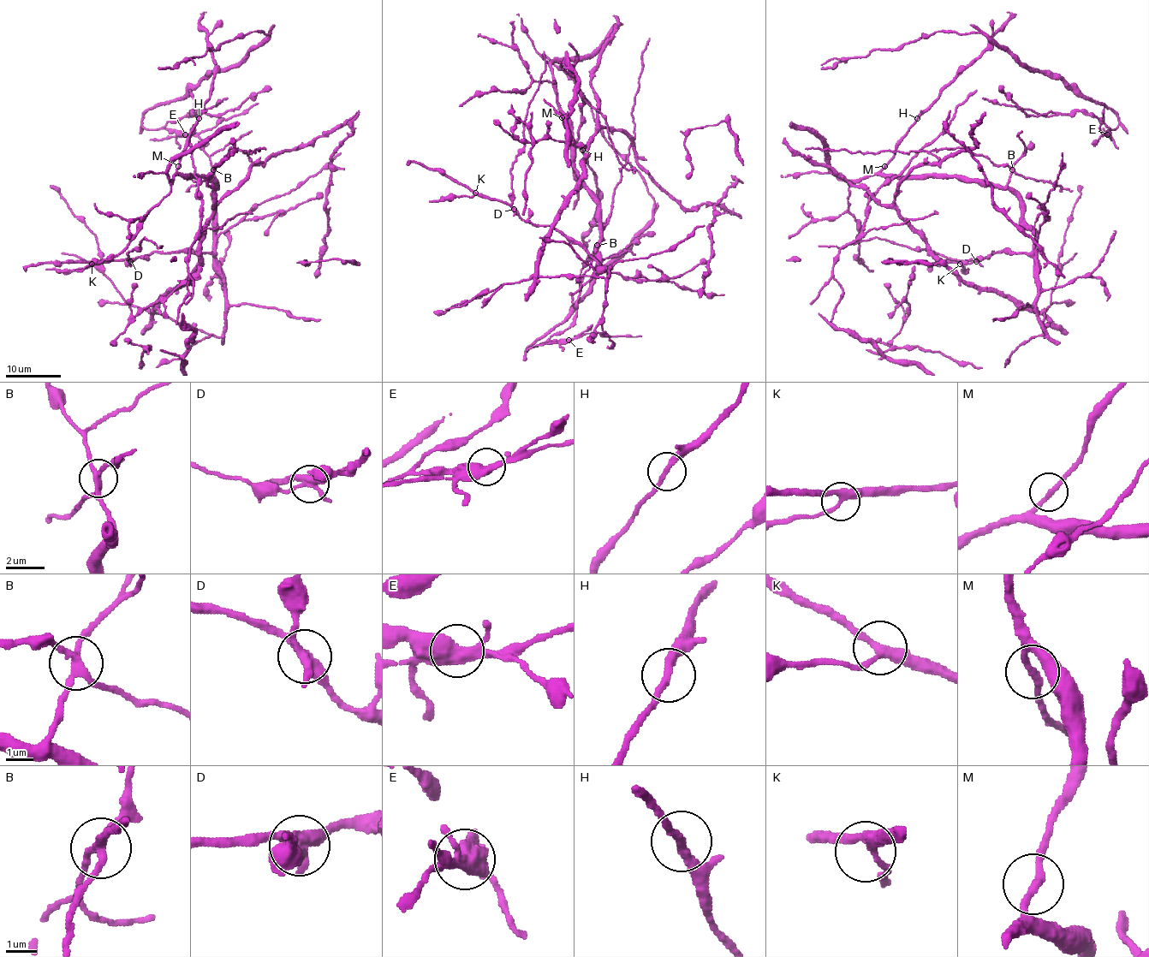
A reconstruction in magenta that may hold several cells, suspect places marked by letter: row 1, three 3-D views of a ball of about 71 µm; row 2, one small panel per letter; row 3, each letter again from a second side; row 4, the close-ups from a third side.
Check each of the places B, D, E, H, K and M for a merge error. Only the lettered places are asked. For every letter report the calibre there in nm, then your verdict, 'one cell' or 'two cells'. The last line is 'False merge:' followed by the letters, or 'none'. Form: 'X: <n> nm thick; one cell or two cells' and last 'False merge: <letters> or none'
B: 260 nm thick; two cells
D: 360 nm thick; two cells
E: 460 nm thick; two cells
H: 260 nm thick; one cell
K: 320 nm thick; one cell
M: 240 nm thick; one cell
False merge: B, D, E

